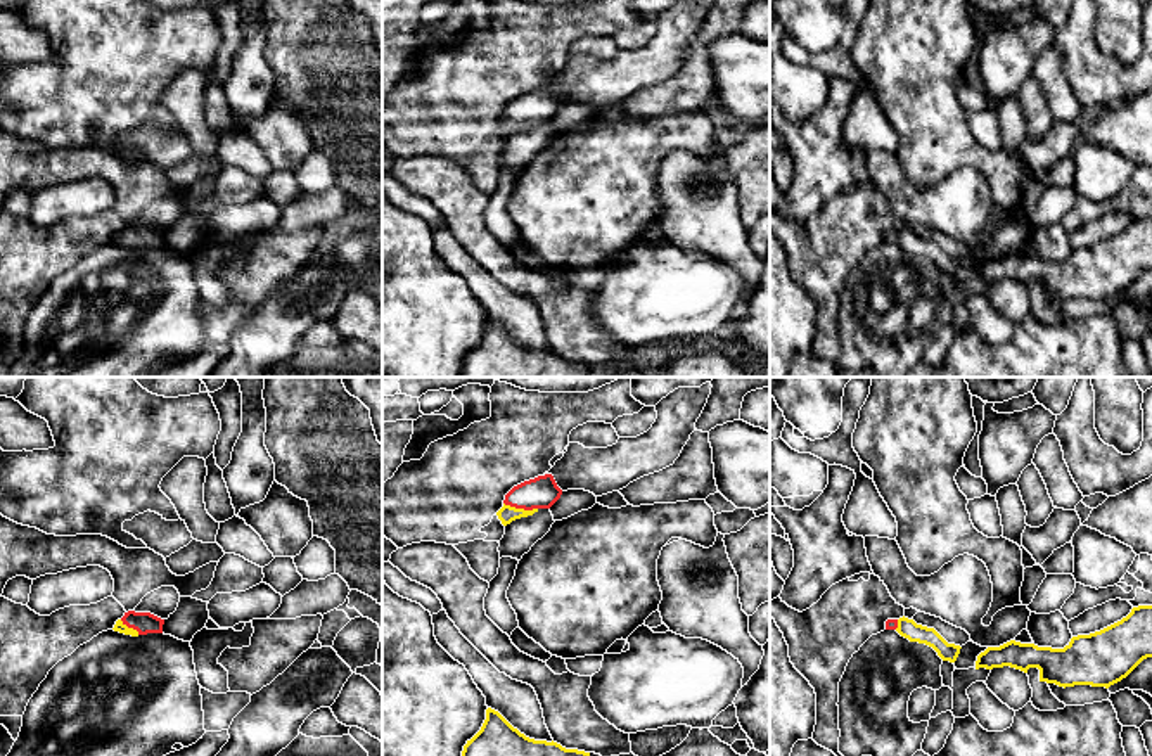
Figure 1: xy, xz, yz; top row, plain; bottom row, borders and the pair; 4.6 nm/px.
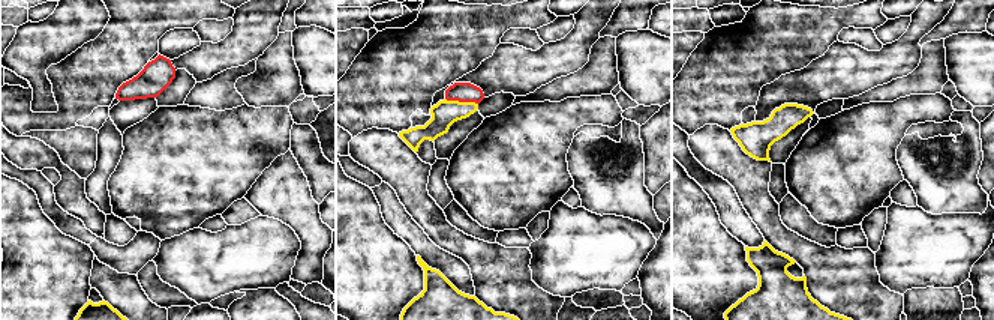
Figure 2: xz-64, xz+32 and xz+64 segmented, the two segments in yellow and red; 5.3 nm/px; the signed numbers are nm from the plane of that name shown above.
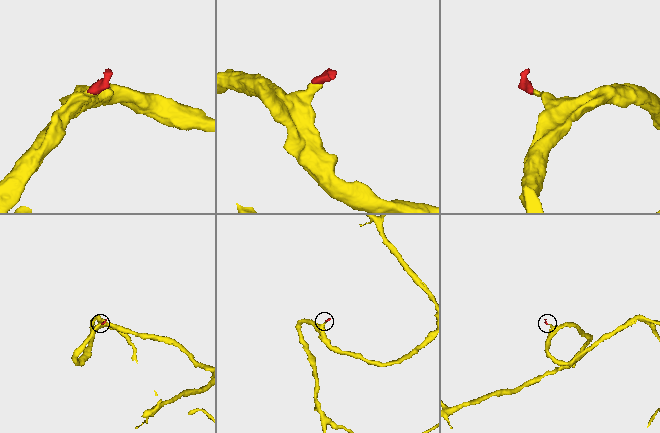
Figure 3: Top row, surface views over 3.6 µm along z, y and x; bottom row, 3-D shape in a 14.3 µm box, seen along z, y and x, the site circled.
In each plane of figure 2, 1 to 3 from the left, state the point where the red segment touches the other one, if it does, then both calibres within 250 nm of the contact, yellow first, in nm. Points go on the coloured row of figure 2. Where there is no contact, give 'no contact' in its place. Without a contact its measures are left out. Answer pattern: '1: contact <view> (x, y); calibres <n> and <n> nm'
1: no contact
2: contact xz+32 (462, 102); calibres 140 and 110 nm
3: no contact

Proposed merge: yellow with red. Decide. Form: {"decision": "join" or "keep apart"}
{"decision": "join"}

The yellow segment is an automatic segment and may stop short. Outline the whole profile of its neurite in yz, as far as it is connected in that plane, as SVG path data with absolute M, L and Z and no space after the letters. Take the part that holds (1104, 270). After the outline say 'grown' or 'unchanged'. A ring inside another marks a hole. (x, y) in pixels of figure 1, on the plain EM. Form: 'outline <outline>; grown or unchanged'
outline M1152 218L1133 220L1121 234L1072 249L1064 261L1010 253L977 268L976 282L1010 279L1027 285L1040 282L1040 294L1059 299L1105 299L1126 291L1143 272L1152 270Z; unchanged

